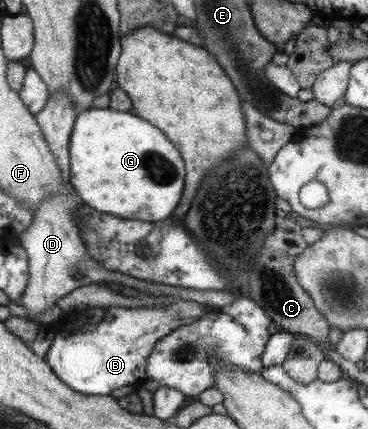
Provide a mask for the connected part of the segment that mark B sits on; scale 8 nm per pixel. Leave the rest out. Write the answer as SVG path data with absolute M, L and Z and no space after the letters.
M181 299L166 308L106 307L104 310L107 311L107 315L104 320L96 326L86 326L82 333L76 333L74 330L67 334L60 329L57 330L45 359L63 383L76 392L82 392L84 395L111 396L114 389L132 384L142 385L147 379L148 357L151 357L152 350L159 345L159 340L176 328L198 322L204 315L211 314L212 309L210 305Z

